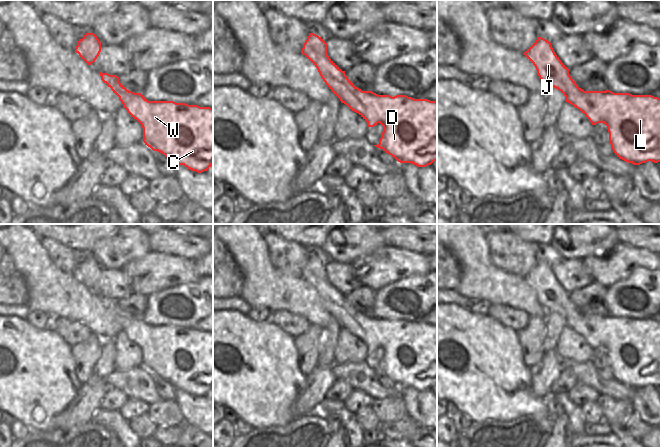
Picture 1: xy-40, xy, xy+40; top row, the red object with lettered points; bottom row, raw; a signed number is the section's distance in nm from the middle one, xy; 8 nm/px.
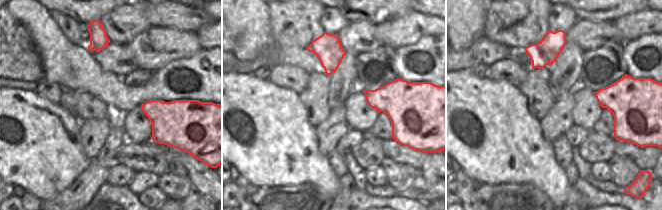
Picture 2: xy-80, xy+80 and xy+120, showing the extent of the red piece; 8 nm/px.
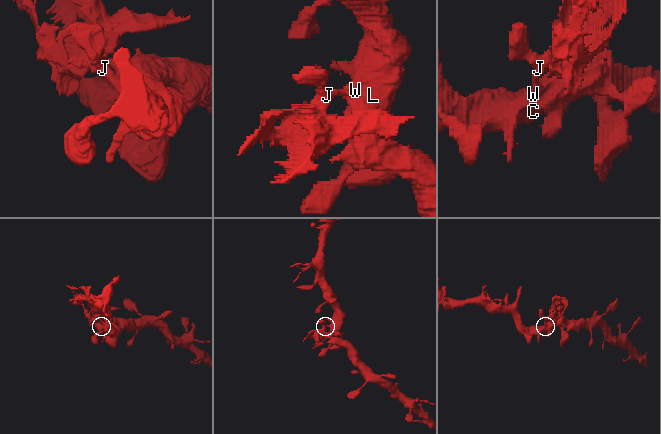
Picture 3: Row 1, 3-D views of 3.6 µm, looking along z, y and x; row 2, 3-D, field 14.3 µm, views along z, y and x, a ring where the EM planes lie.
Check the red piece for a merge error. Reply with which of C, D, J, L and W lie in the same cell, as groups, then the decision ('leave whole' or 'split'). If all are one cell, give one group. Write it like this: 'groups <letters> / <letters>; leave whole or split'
groups C D L W / J; split

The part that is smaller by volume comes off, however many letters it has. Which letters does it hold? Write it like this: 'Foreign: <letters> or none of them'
Foreign: J

